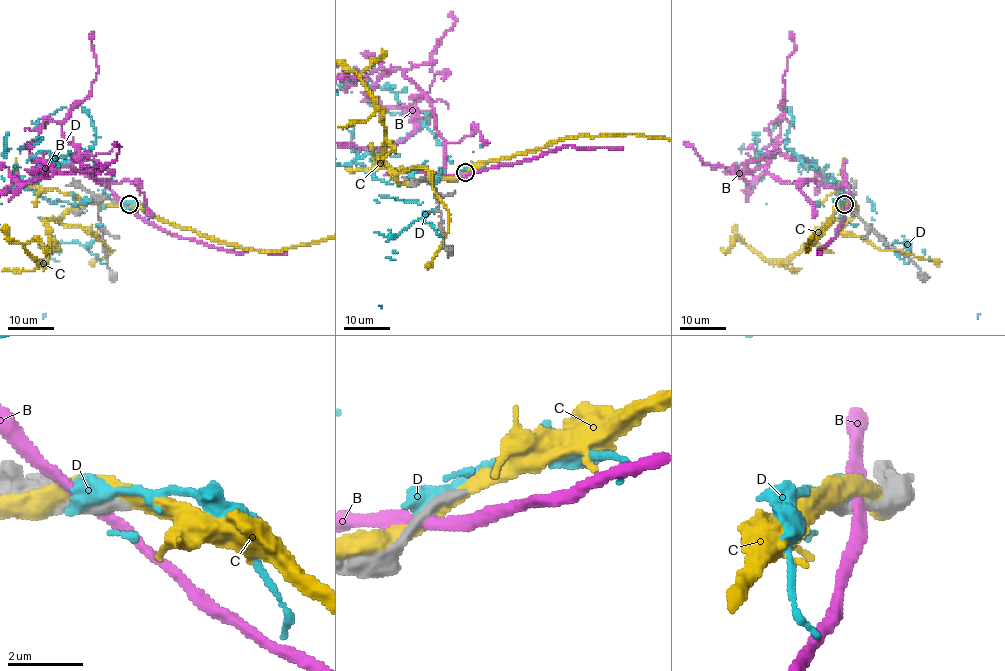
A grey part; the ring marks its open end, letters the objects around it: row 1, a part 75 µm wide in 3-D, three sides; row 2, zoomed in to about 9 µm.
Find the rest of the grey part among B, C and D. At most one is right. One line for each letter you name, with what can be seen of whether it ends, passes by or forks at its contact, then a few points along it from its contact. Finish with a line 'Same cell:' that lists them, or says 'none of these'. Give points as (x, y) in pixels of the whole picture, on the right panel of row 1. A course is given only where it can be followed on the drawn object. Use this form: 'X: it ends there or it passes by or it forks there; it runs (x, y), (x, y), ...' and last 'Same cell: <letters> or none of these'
Same cell: none of these

